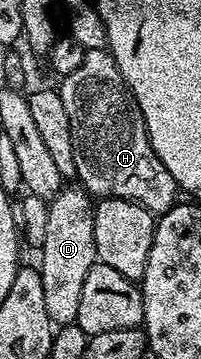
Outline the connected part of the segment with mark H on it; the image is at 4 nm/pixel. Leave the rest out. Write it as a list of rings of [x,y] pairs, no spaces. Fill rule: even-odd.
[[[107,48],[86,50],[83,61],[73,74],[62,77],[57,91],[65,110],[69,114],[69,130],[73,138],[73,171],[79,175],[78,183],[86,188],[95,198],[116,196],[129,202],[137,202],[145,210],[153,214],[162,214],[175,207],[177,203],[177,185],[173,174],[165,170],[161,158],[153,150],[149,142],[149,134],[145,126],[145,118],[129,90],[129,86],[121,78],[117,62]]]

